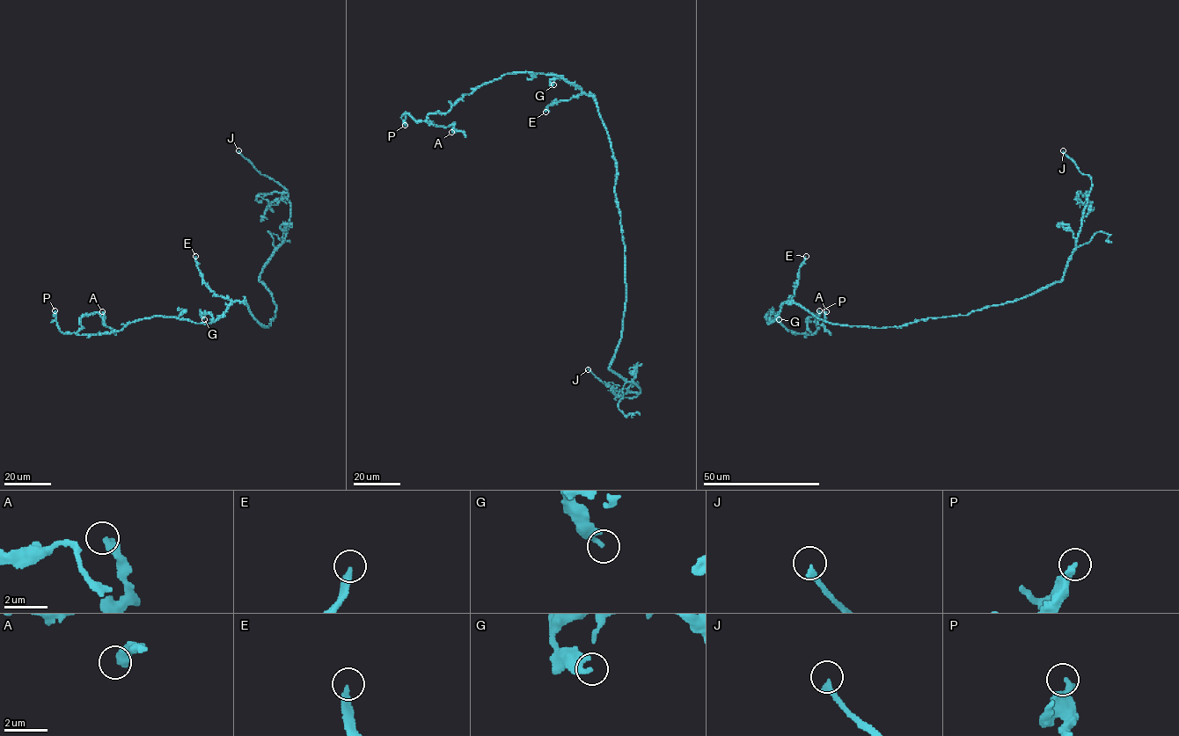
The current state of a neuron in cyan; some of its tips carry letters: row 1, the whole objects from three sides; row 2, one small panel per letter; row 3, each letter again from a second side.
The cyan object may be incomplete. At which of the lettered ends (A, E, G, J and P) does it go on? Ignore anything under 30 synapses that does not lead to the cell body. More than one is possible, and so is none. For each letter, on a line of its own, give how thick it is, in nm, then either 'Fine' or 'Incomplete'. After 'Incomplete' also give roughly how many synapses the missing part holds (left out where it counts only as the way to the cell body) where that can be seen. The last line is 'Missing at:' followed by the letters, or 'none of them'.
A: Thickness 440 nm. Fine
E: Thickness 280 nm. Incomplete. Roughly 110 synapses
G: Thickness 240 nm. Fine
J: Thickness 190 nm. Incomplete
P: Thickness 320 nm. Fine
Missing at: E, J

